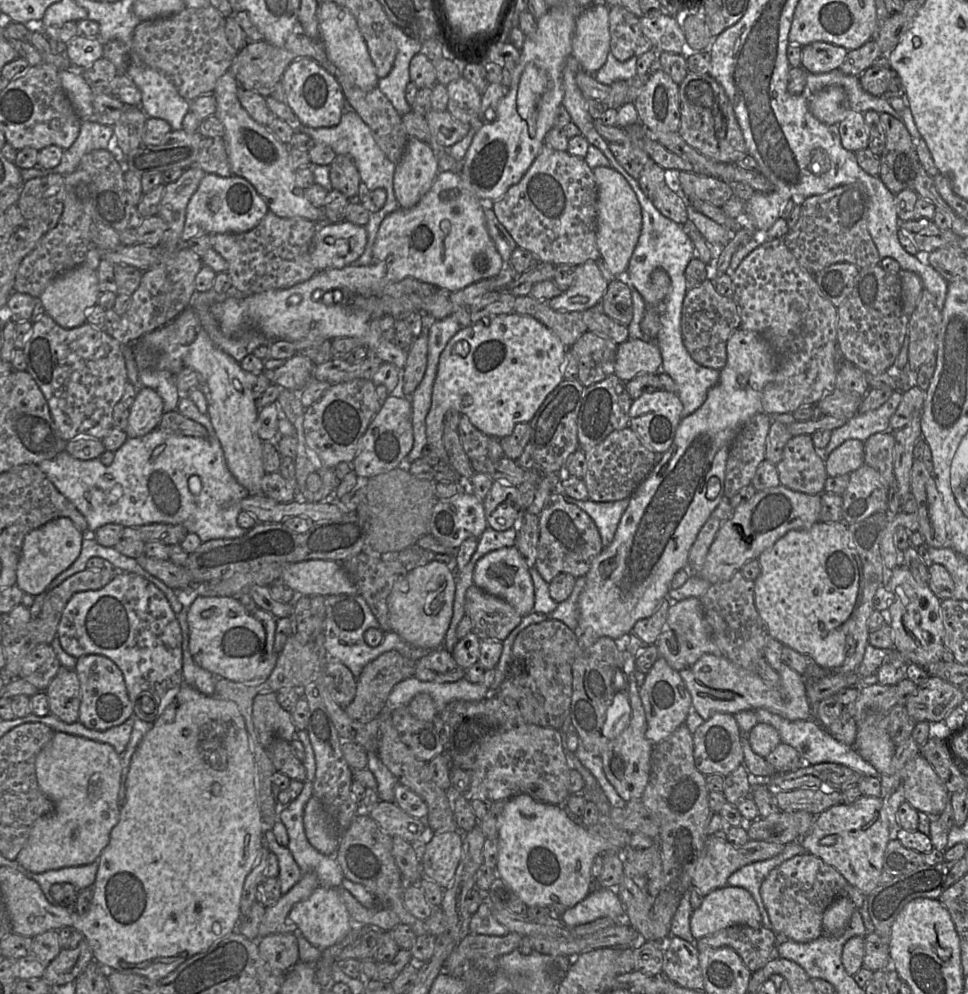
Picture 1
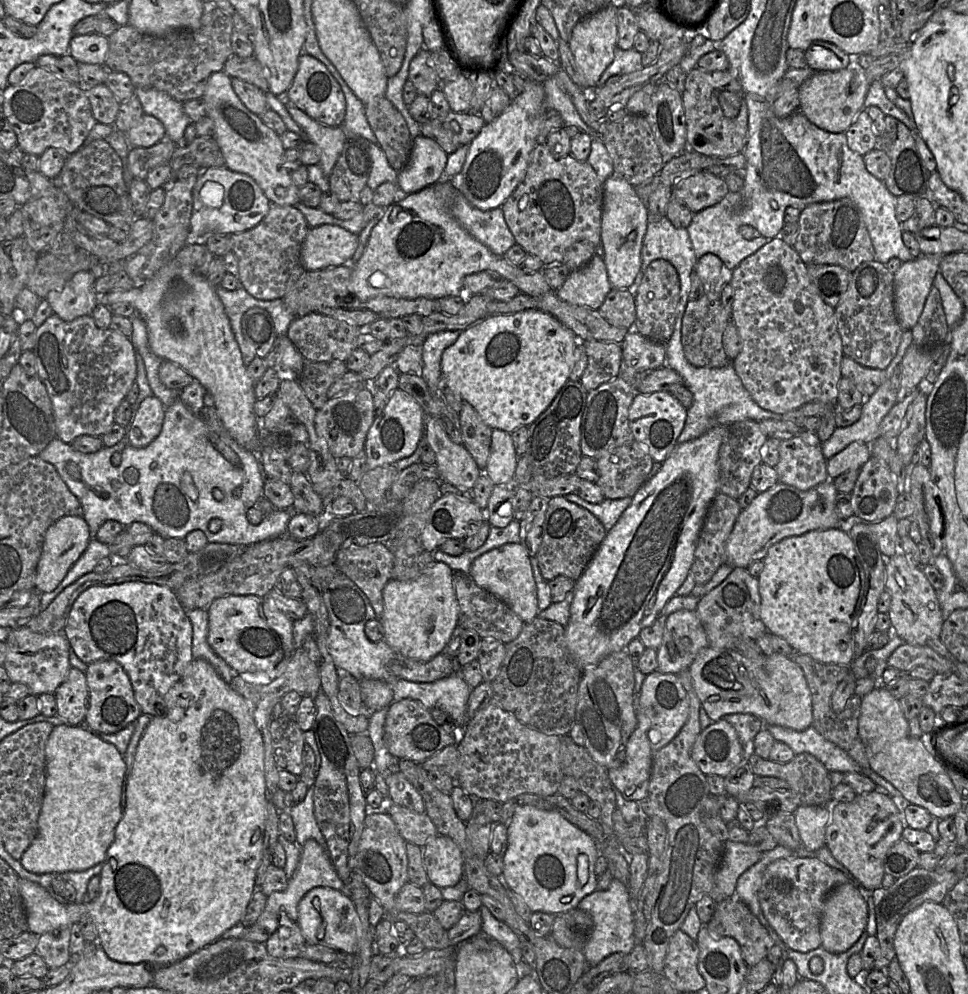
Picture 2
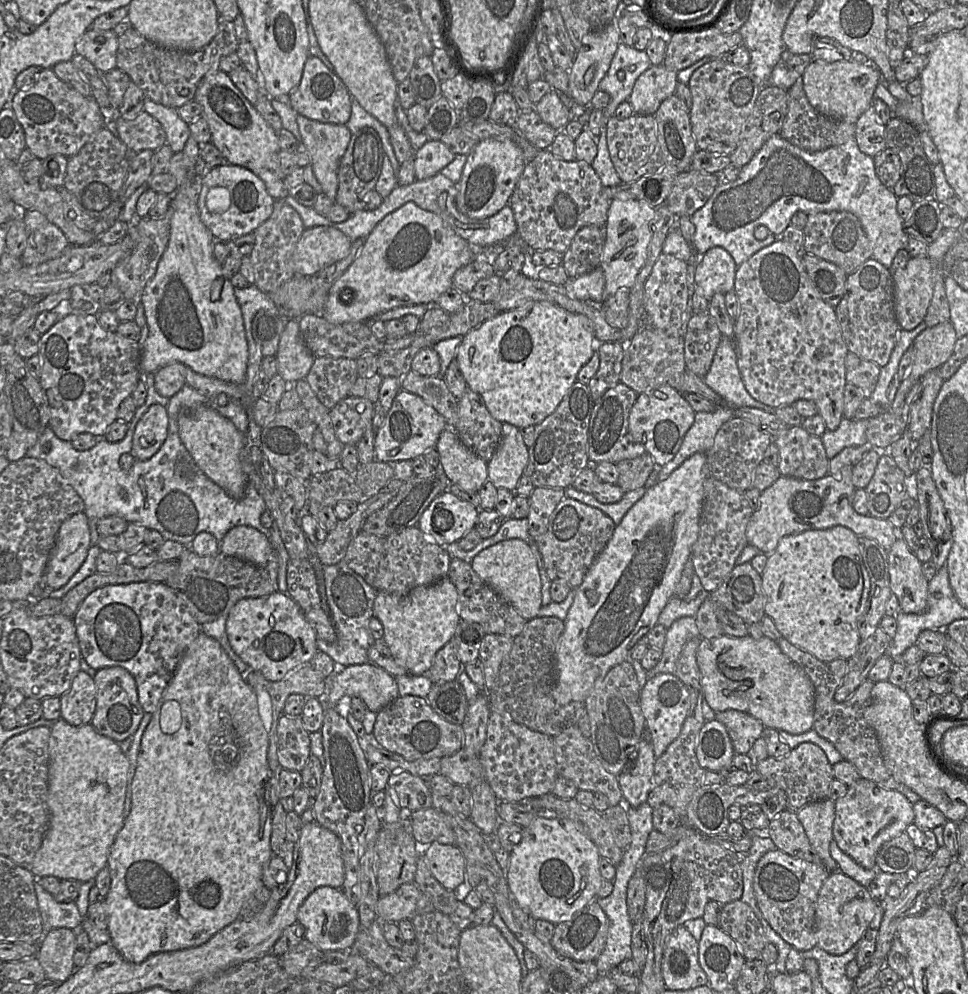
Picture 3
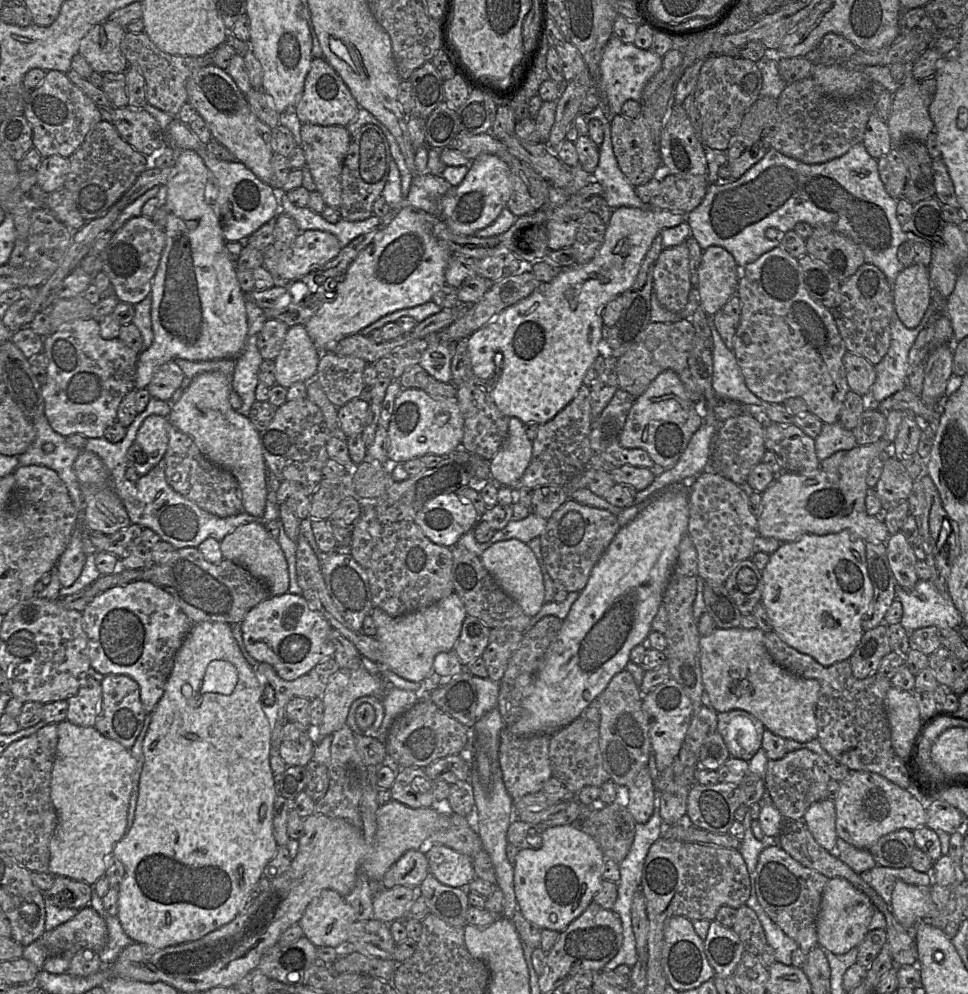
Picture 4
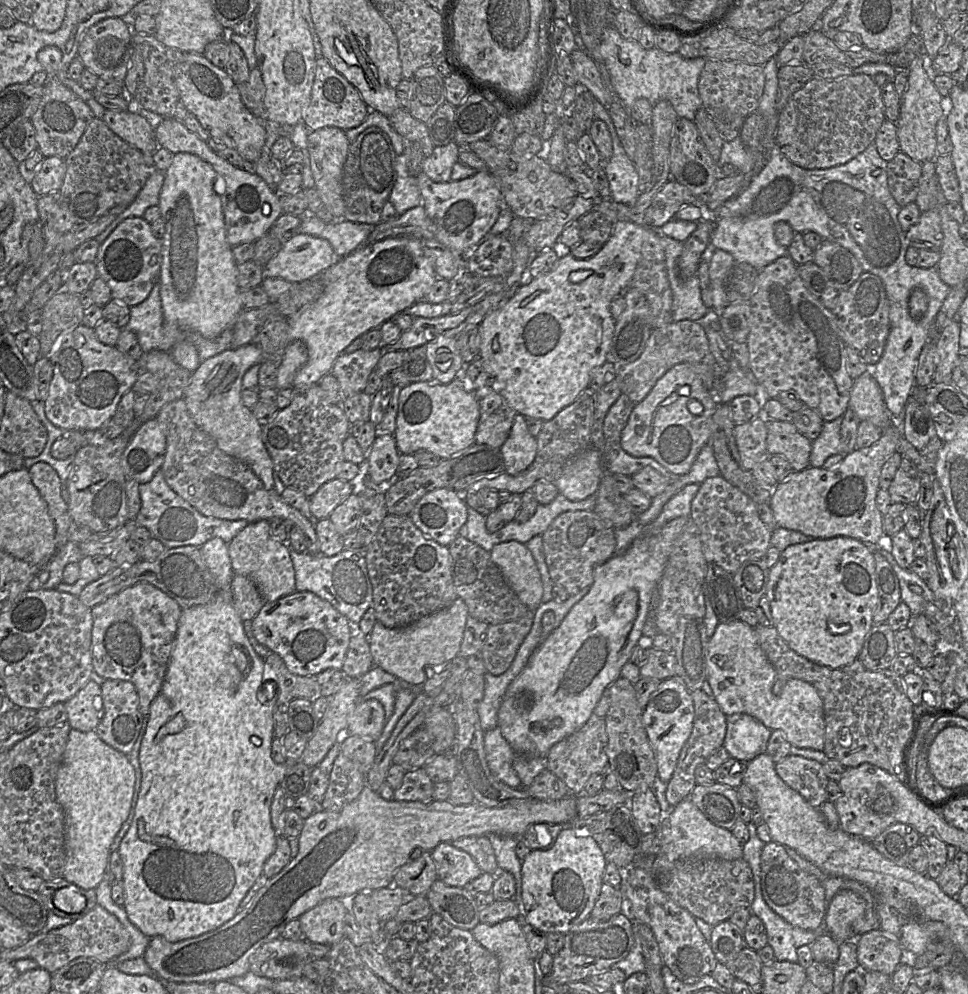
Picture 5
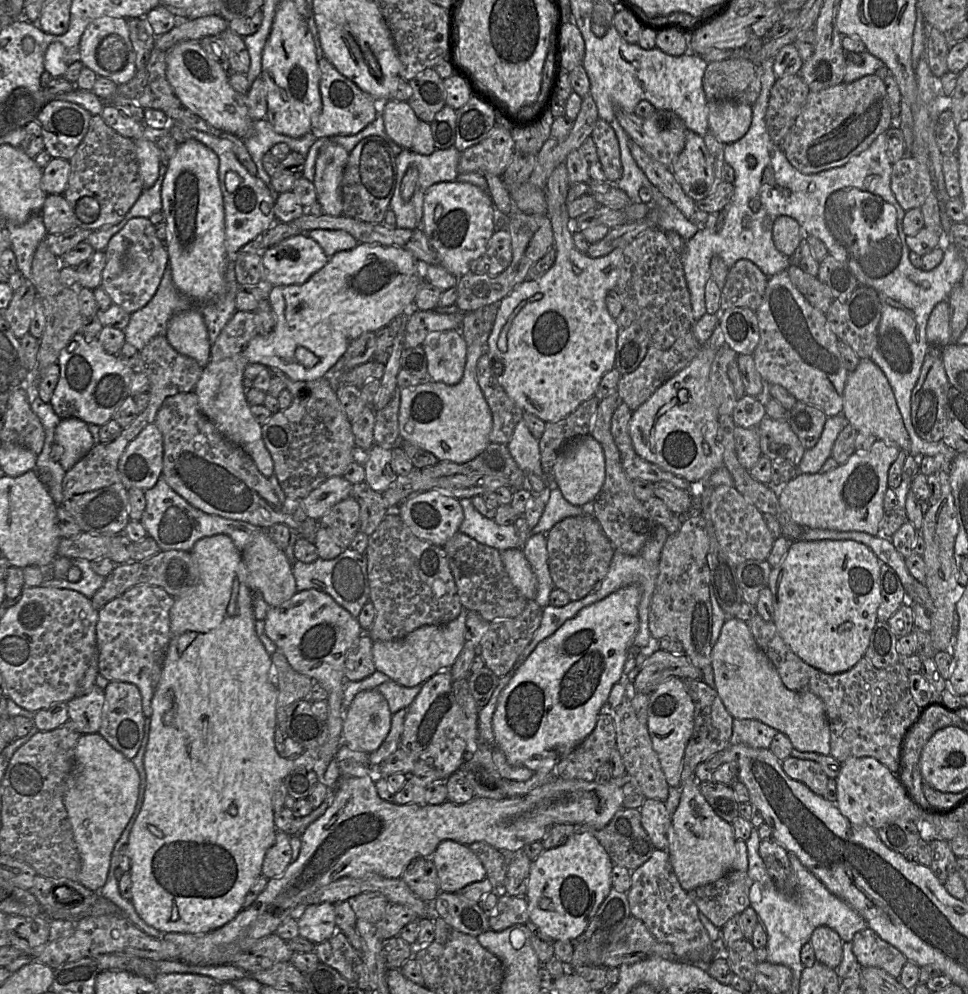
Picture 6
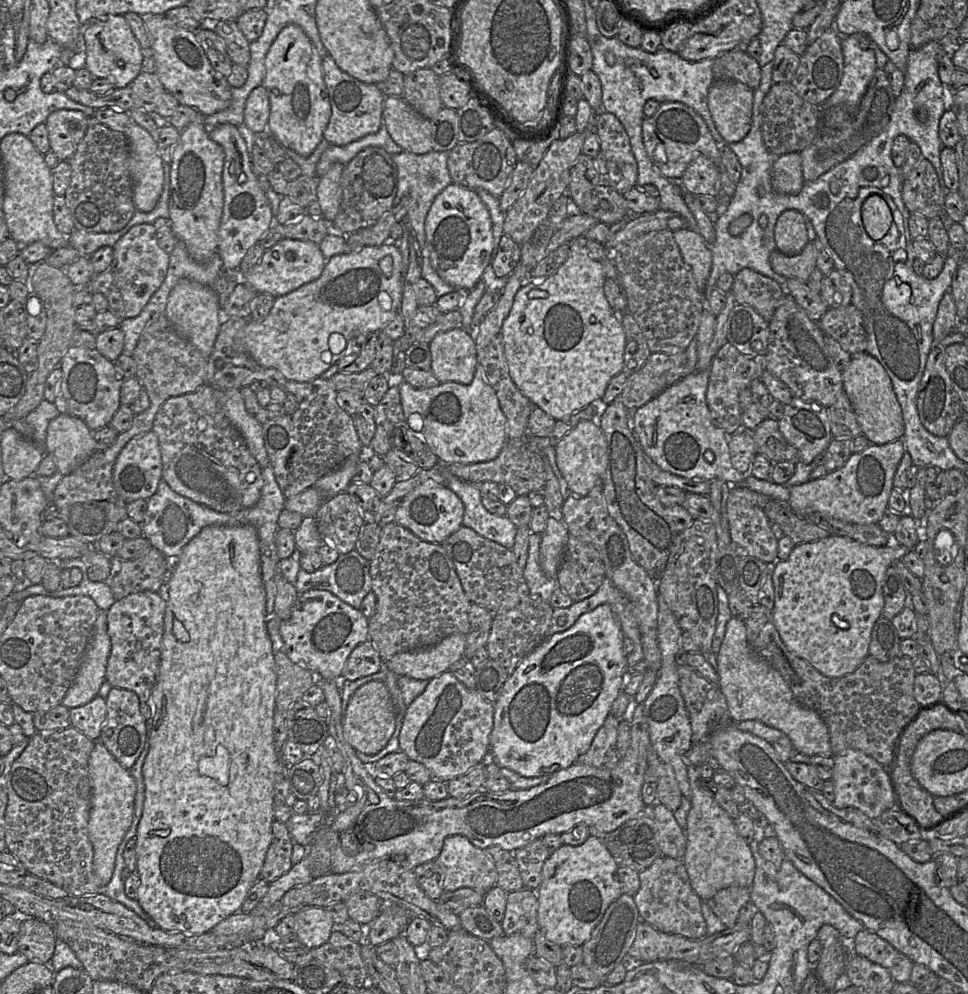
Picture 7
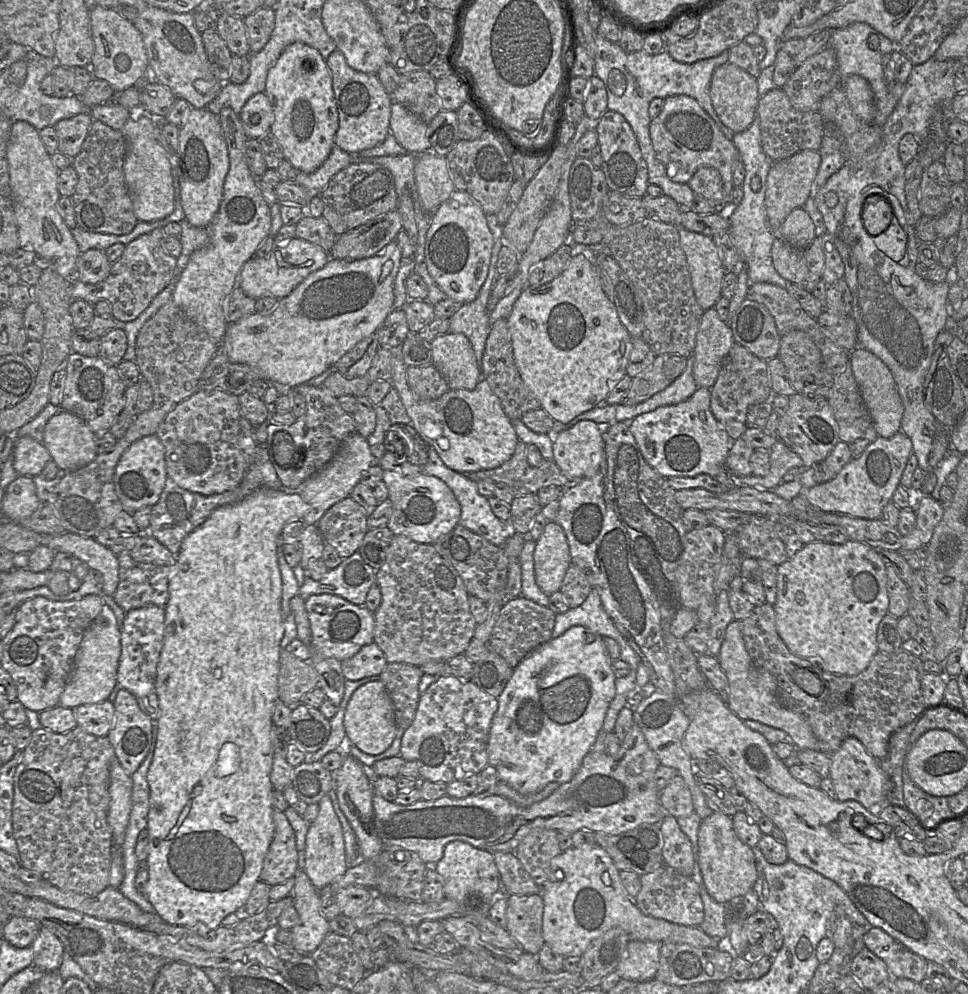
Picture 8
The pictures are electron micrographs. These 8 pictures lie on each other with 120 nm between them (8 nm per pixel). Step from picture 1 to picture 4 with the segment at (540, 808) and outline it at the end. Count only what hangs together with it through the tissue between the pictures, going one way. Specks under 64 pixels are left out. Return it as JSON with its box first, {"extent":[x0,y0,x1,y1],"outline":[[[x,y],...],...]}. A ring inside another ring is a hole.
{"extent":[513,825,605,932],"outline":[[[577,825],[545,828],[540,848],[522,848],[516,855],[513,867],[518,909],[538,928],[562,932],[584,912],[599,891],[605,860],[598,843]]]}

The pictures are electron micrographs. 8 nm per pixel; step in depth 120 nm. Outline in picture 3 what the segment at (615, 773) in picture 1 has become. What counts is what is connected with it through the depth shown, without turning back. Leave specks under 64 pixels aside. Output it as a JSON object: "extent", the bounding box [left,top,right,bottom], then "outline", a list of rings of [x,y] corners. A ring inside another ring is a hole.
{"extent":[617,736,655,808],"outline":[[[642,736],[633,769],[617,777],[623,799],[629,807],[637,808],[646,803],[652,788],[655,760],[652,743],[648,743]]]}

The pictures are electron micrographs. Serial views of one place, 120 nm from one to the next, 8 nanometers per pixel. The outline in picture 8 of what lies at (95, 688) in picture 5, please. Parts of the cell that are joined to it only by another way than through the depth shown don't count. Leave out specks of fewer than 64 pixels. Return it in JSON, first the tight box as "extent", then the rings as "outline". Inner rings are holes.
{"extent":[72,700,114,737],"outline":[[[108,700],[80,705],[72,710],[77,722],[76,727],[97,737],[107,736],[114,722],[114,706]]]}

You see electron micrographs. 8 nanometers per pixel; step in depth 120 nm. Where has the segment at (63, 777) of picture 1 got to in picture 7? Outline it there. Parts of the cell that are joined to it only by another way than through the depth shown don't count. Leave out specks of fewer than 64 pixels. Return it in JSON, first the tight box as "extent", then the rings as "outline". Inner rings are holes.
{"extent":[88,741,136,887],"outline":[[[94,741],[88,761],[91,783],[88,835],[93,847],[93,870],[102,887],[111,880],[118,847],[131,826],[134,814],[136,783],[130,771],[120,765],[100,741]]]}

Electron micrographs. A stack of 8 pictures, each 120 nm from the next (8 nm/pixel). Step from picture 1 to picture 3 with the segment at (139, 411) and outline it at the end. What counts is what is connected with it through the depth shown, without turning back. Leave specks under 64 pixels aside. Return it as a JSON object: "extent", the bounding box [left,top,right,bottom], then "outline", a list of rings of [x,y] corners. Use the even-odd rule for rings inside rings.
{"extent":[132,404,168,461],"outline":[[[152,404],[135,427],[132,456],[140,461],[154,456],[167,438],[168,426],[167,408],[161,404]]]}

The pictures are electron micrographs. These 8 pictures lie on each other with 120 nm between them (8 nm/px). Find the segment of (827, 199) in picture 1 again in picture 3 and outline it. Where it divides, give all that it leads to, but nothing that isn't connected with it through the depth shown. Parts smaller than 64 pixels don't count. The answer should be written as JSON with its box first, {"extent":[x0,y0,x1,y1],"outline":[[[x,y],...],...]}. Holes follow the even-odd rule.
{"extent":[802,211,872,275],"outline":[[[831,211],[809,214],[802,231],[802,253],[817,256],[837,265],[846,275],[853,273],[872,257],[872,247],[862,229],[860,220],[850,212]]]}

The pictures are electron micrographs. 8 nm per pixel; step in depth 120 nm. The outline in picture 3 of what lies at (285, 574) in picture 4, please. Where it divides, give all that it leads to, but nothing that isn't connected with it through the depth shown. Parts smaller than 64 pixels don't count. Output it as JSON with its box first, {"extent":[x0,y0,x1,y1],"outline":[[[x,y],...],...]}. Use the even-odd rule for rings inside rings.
{"extent":[219,525,274,566],"outline":[[[246,525],[231,528],[219,543],[219,551],[258,566],[265,565],[274,552],[268,536]]]}

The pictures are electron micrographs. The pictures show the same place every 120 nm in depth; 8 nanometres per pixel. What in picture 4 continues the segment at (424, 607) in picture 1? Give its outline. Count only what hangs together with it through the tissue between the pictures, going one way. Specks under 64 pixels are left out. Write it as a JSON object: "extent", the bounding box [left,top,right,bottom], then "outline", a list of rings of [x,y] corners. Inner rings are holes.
{"extent":[373,592,466,681],"outline":[[[455,592],[425,609],[398,617],[391,617],[382,609],[373,607],[374,637],[383,647],[381,665],[406,680],[423,681],[430,674],[435,656],[454,648],[466,615],[465,607]]]}

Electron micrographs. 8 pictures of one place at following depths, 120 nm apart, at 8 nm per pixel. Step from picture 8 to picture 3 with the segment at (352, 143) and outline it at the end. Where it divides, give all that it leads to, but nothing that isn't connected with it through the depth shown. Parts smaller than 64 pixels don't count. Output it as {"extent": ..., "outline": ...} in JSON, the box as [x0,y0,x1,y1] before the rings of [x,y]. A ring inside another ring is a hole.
{"extent":[289,55,351,125],"outline":[[[309,55],[298,86],[289,94],[289,105],[296,114],[329,124],[345,125],[351,115],[351,94],[345,84],[318,57]]]}

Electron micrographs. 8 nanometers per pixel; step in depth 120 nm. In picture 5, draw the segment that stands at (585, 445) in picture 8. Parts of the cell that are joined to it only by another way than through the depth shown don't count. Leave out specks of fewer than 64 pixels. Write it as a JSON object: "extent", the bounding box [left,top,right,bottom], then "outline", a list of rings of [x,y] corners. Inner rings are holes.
{"extent":[555,447,603,501],"outline":[[[589,447],[565,465],[555,484],[564,497],[580,501],[596,495],[602,476],[603,454]]]}

